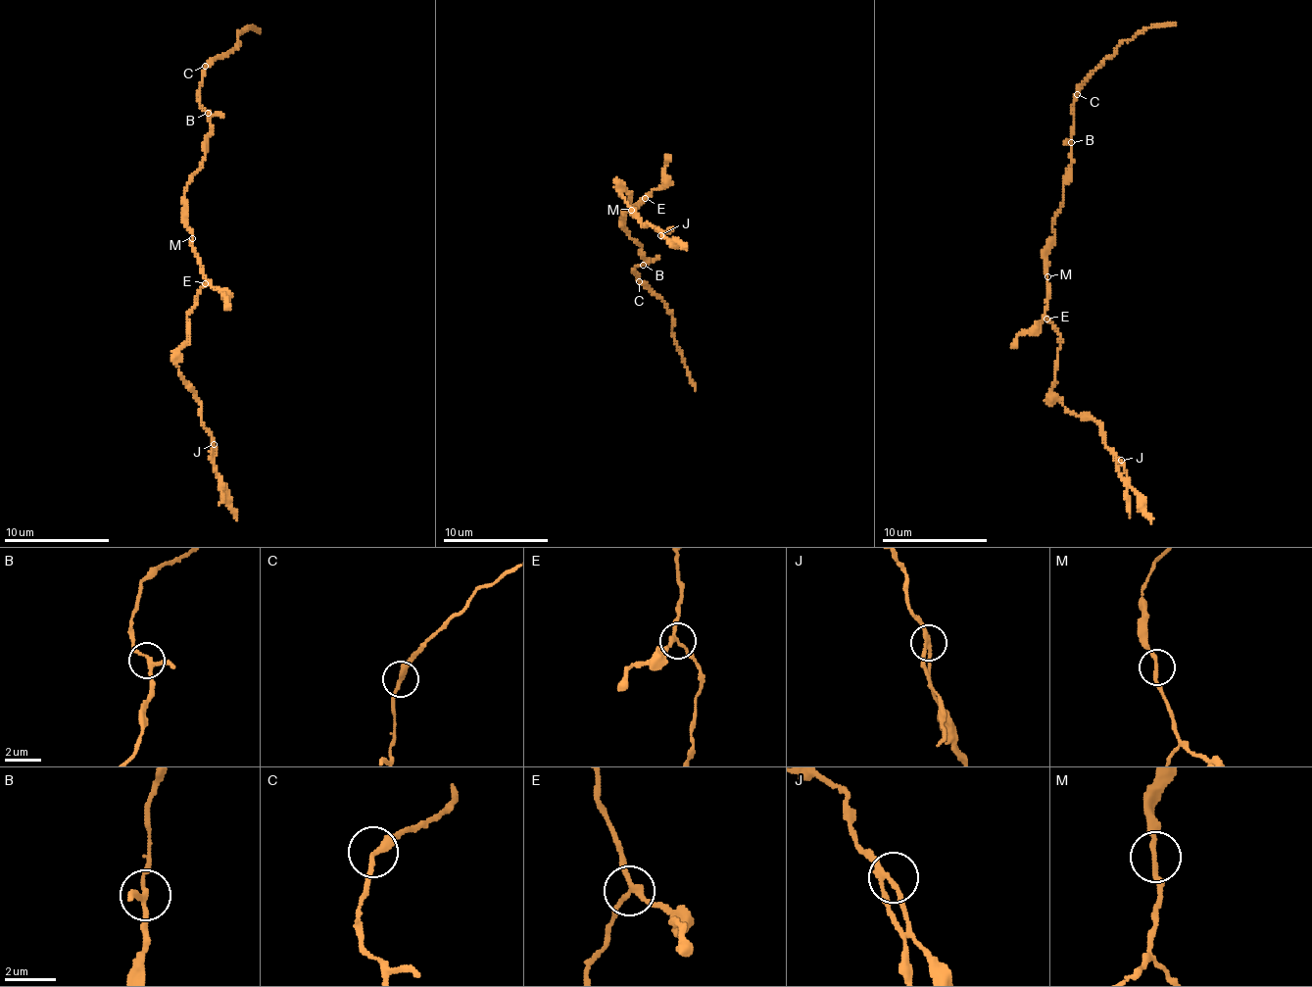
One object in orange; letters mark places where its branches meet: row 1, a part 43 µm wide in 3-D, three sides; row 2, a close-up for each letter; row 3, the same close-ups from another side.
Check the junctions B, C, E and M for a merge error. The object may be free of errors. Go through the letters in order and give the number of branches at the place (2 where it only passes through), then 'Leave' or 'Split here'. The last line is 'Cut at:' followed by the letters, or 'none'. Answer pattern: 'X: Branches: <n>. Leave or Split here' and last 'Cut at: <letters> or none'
B: Branches: 3. Leave
C: Branches: 2. Leave
E: Branches: 3. Split here
M: Branches: 2. Leave
Cut at: E

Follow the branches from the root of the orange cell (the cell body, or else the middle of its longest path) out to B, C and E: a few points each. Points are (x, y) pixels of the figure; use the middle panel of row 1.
B: (631, 210), (623, 215), (622, 228), (624, 227), (632, 239), (642, 246), (641, 253), (647, 260), (643, 265)
C: (631, 210), (623, 215), (622, 228), (642, 246), (647, 260), (646, 265), (635, 270), (639, 281)
E: (631, 210), (643, 197), (646, 198)

